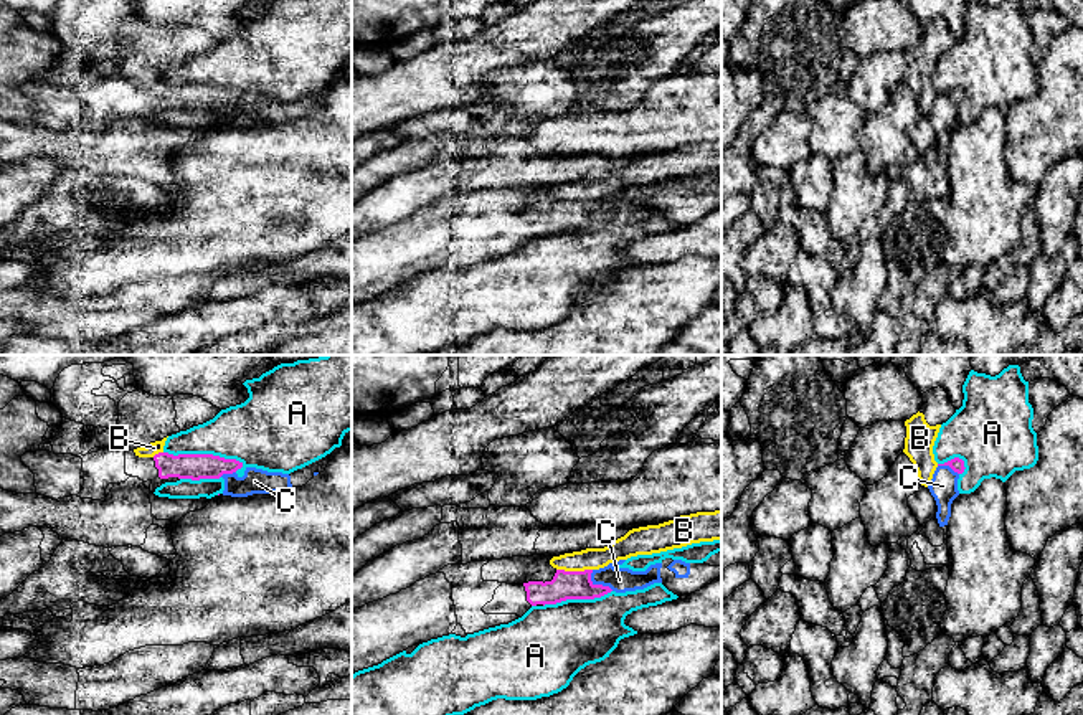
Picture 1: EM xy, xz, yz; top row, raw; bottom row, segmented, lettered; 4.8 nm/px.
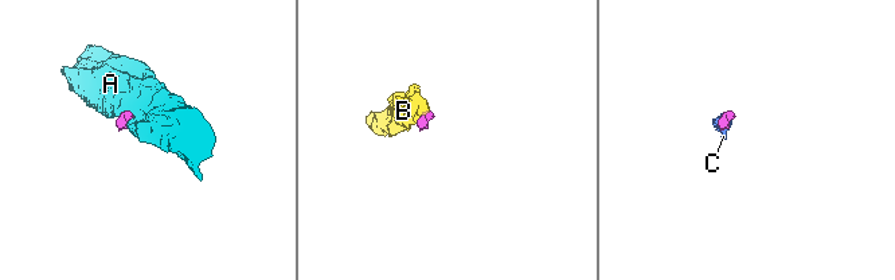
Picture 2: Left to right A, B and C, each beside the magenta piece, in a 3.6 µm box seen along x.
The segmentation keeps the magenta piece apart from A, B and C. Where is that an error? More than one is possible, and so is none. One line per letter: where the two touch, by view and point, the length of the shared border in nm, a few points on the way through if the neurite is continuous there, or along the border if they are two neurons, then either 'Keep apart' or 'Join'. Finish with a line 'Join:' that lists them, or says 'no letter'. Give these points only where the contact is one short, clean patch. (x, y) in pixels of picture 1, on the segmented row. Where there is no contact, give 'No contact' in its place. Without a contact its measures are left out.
A: Touches magenta at xy (203, 454). Shared border 400 nm. Keep apart
B: Touches magenta at xz (575, 572). Shared border 180 nm. Boundary: xz (557, 568), (591, 570). Keep apart
C: Touches magenta at xz (598, 585). Shared border 150 nm. Path across: xz (567, 585), (598, 585), (605, 580), (619, 580). Join
Join: C

